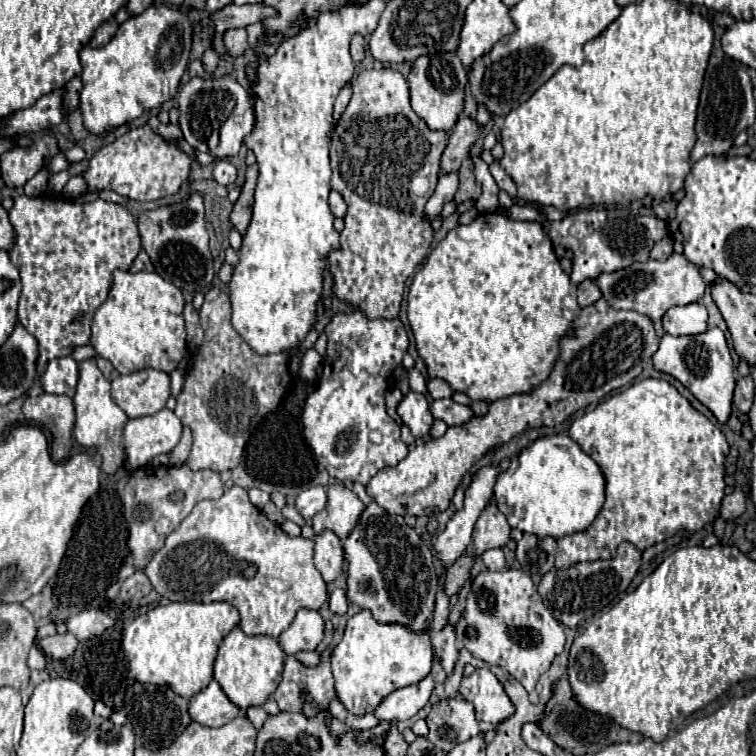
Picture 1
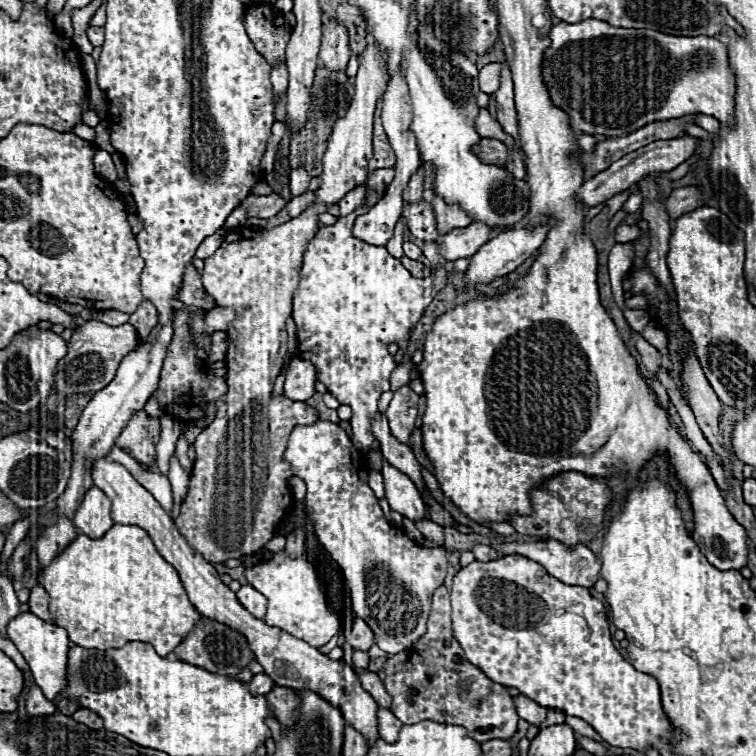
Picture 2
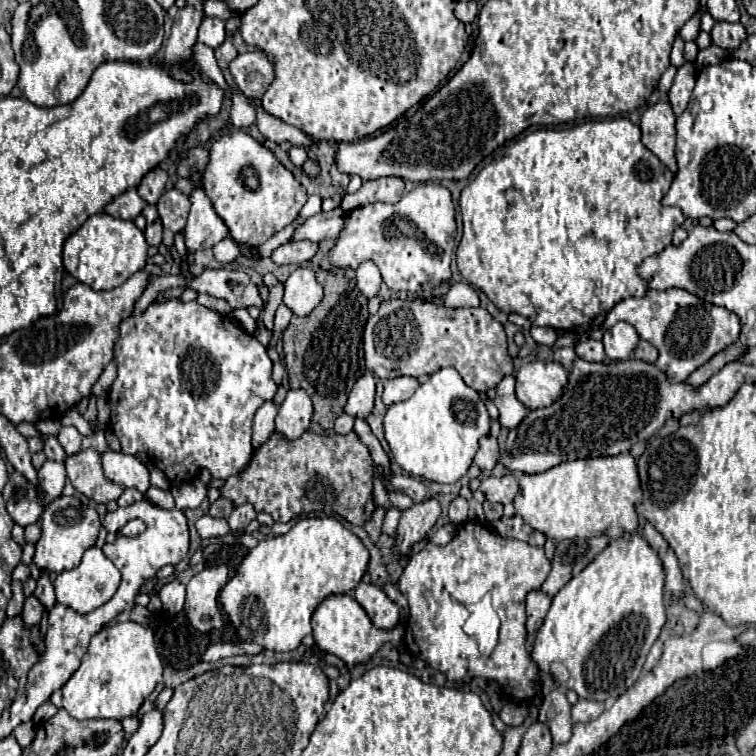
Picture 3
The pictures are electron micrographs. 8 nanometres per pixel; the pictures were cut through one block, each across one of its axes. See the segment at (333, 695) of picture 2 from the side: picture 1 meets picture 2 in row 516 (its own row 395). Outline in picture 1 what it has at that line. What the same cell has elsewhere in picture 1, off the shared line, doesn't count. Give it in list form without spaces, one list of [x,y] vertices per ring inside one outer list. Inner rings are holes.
[[[154,368],[118,376],[112,380],[112,398],[128,418],[156,414],[170,398],[170,376]]]

